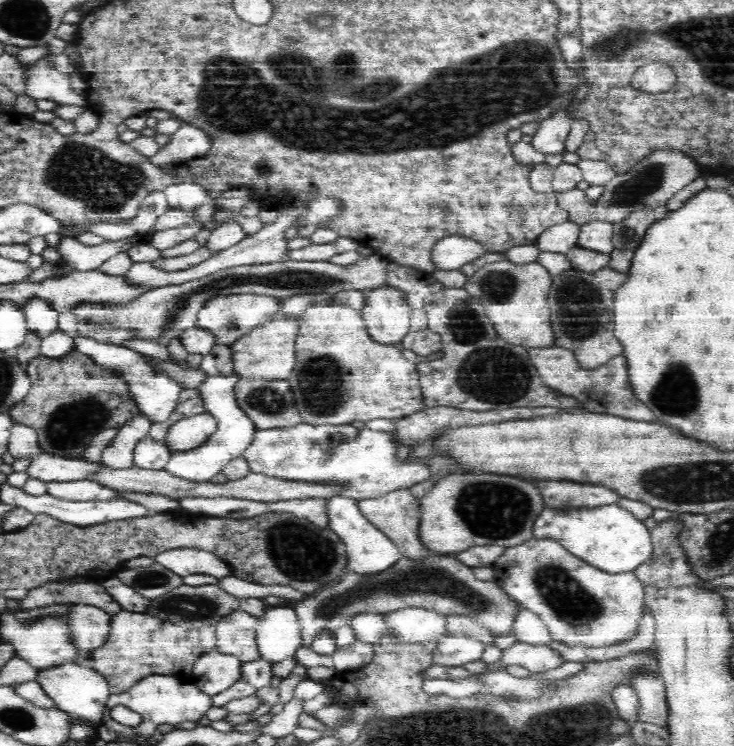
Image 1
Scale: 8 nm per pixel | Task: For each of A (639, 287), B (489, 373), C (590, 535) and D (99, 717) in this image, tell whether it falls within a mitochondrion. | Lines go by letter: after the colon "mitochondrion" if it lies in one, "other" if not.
A: other
B: mitochondrion
C: other
D: other

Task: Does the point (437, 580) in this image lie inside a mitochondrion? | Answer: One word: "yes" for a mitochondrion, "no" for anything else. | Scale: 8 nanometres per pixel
yes

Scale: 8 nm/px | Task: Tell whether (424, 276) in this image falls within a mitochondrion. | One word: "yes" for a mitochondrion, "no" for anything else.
no

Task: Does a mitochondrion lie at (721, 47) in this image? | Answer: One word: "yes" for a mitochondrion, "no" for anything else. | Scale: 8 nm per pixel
yes

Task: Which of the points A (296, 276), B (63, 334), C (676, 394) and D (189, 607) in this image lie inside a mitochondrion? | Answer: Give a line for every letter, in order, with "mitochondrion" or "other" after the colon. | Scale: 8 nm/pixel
A: mitochondrion
B: other
C: mitochondrion
D: mitochondrion

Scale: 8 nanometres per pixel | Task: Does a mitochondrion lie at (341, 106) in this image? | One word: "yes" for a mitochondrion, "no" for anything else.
yes

